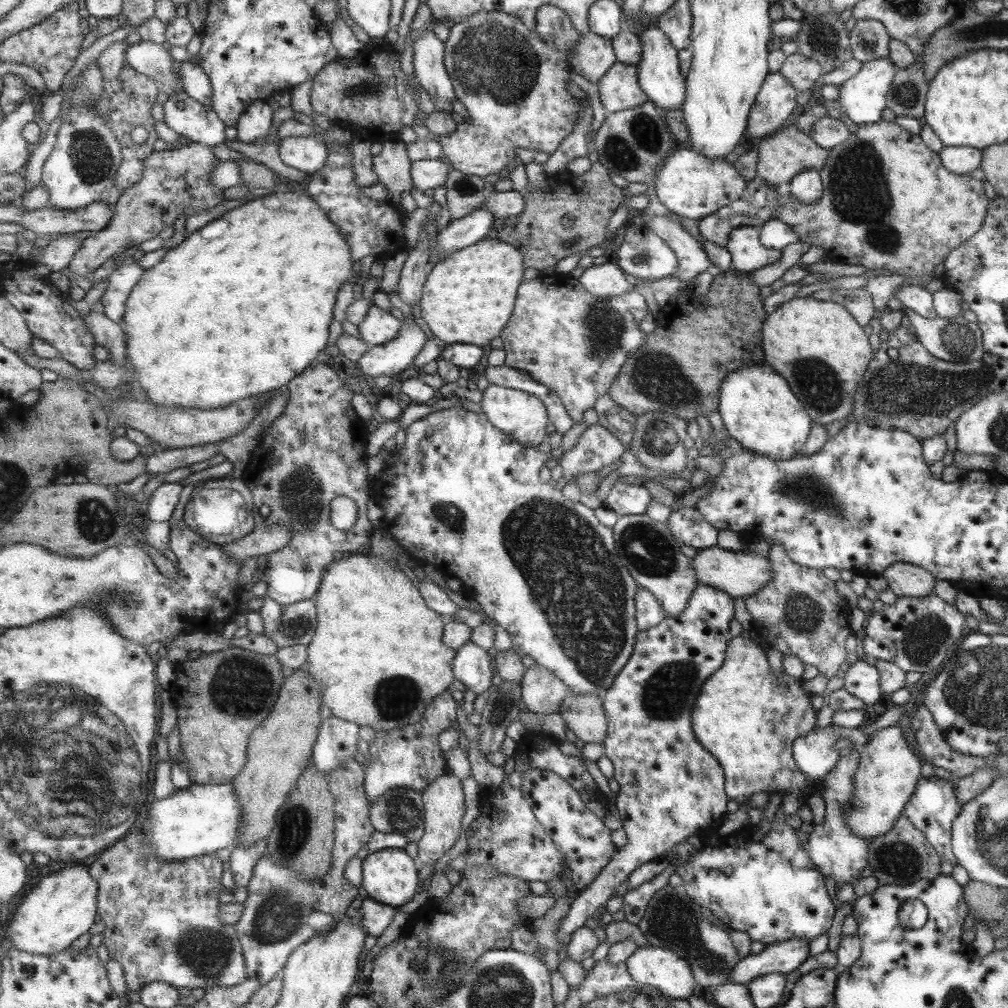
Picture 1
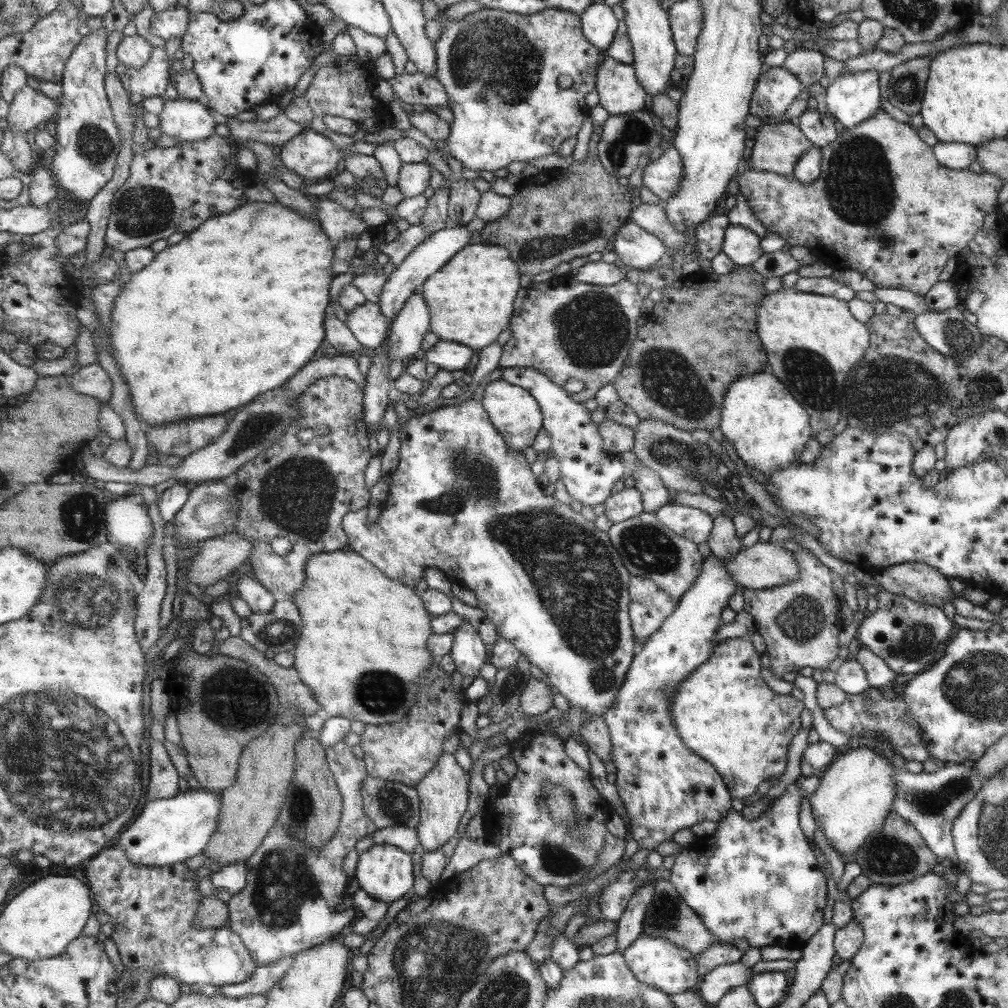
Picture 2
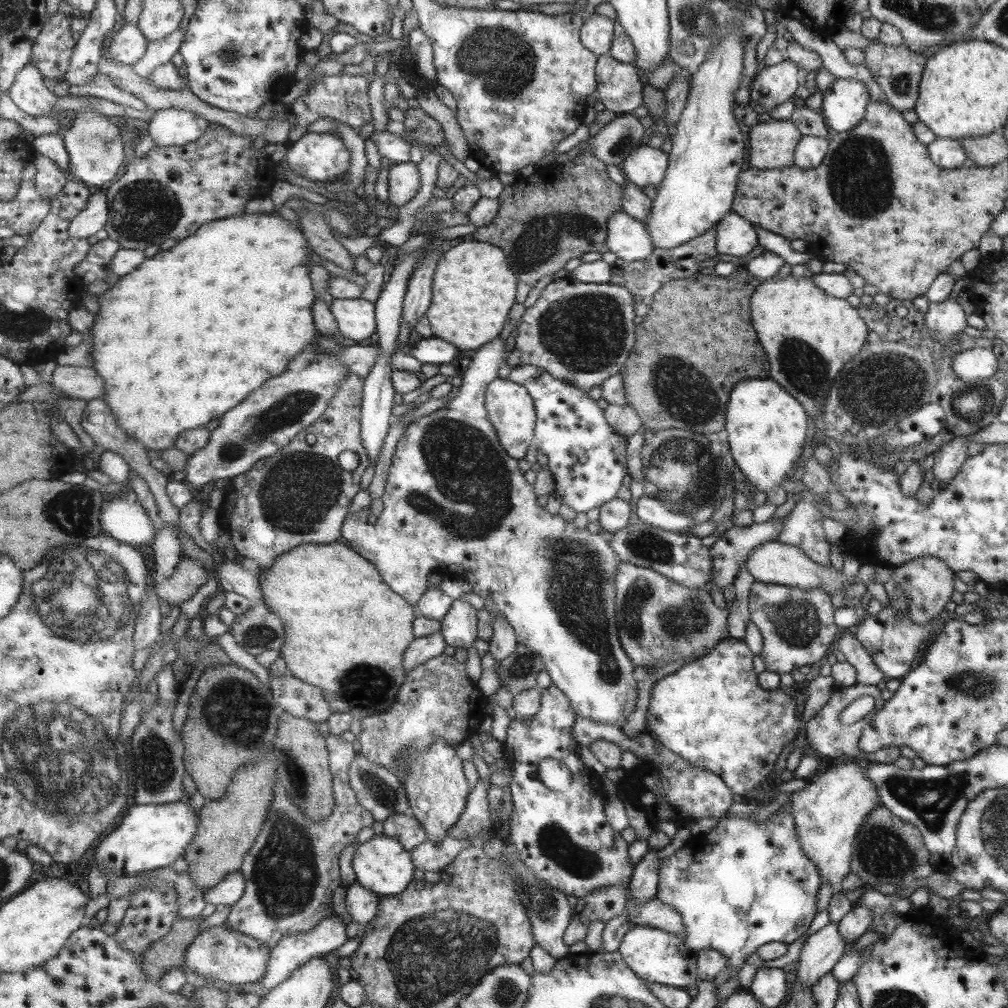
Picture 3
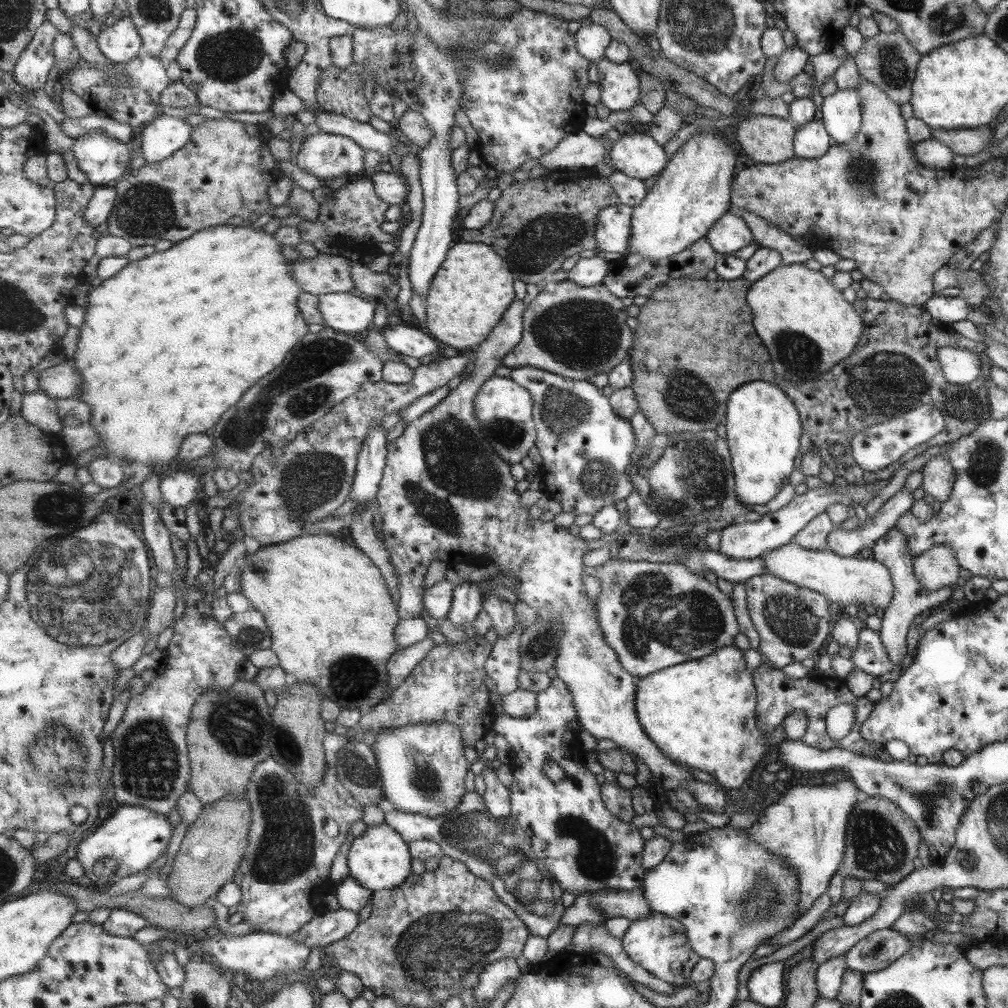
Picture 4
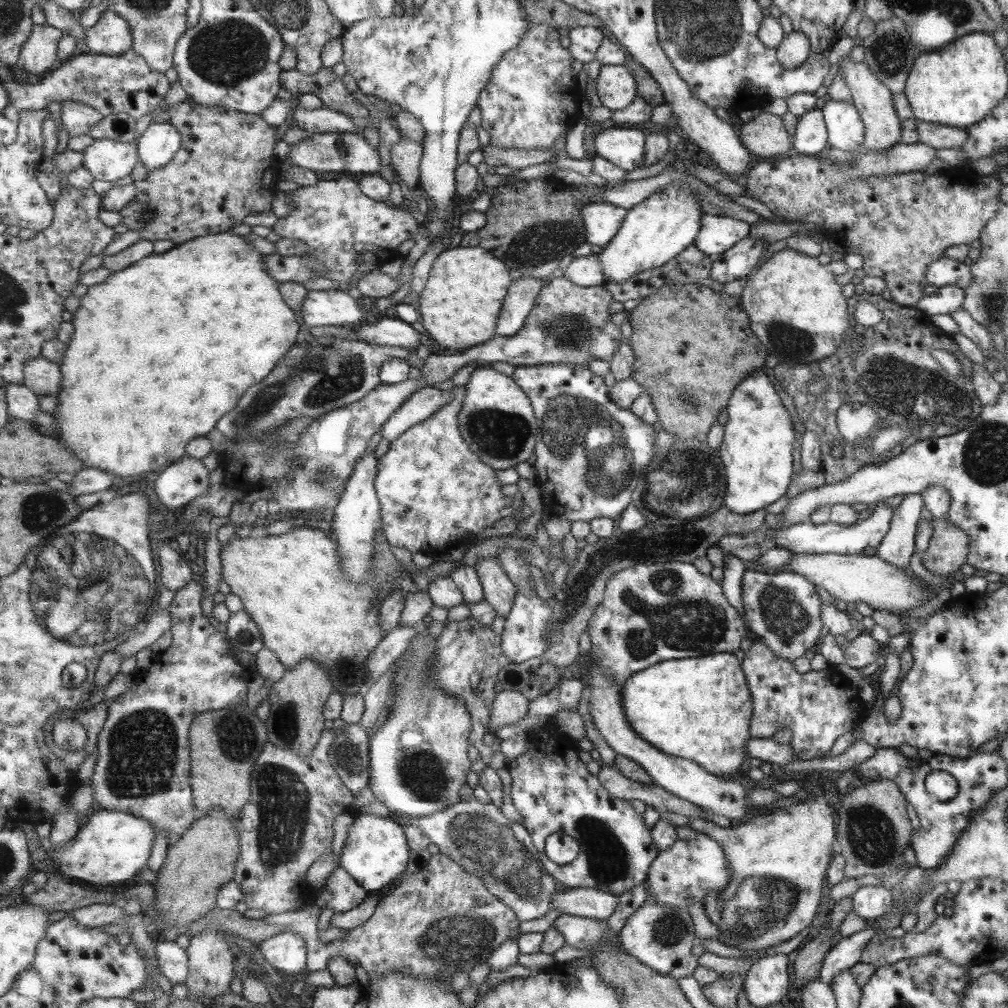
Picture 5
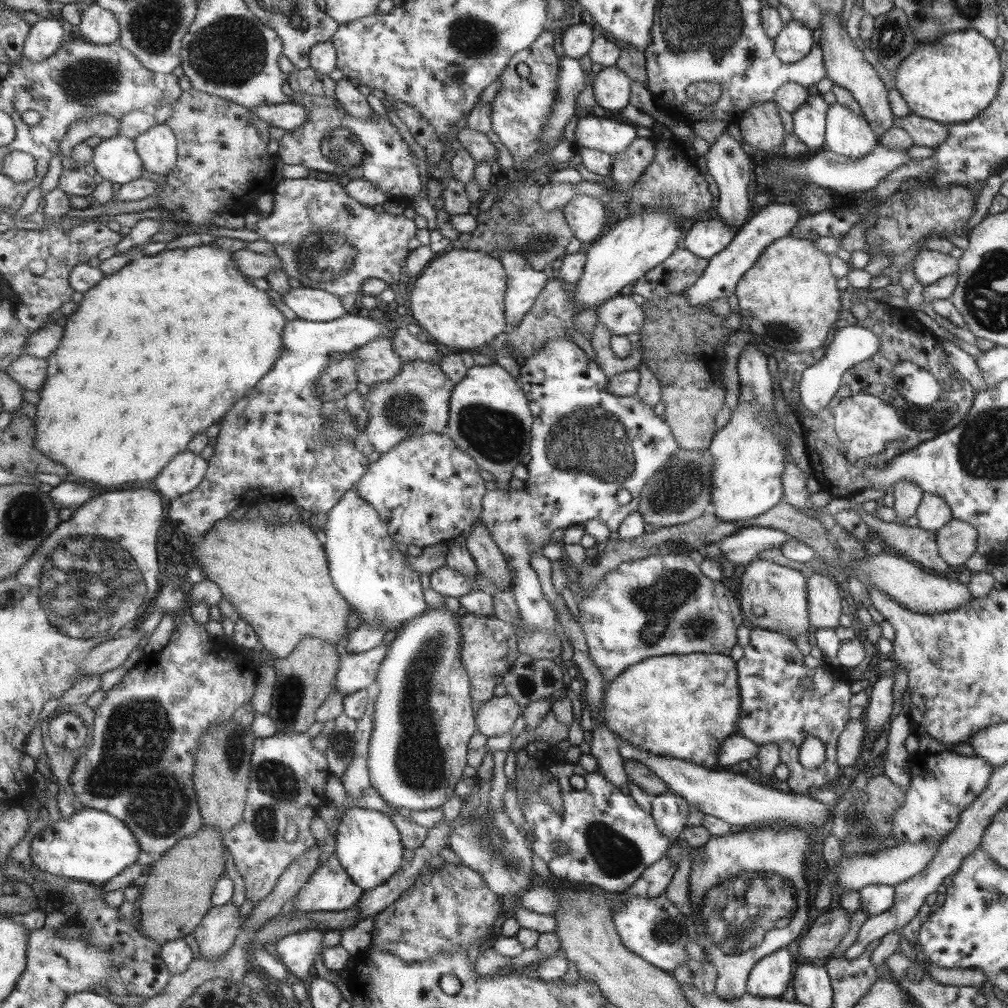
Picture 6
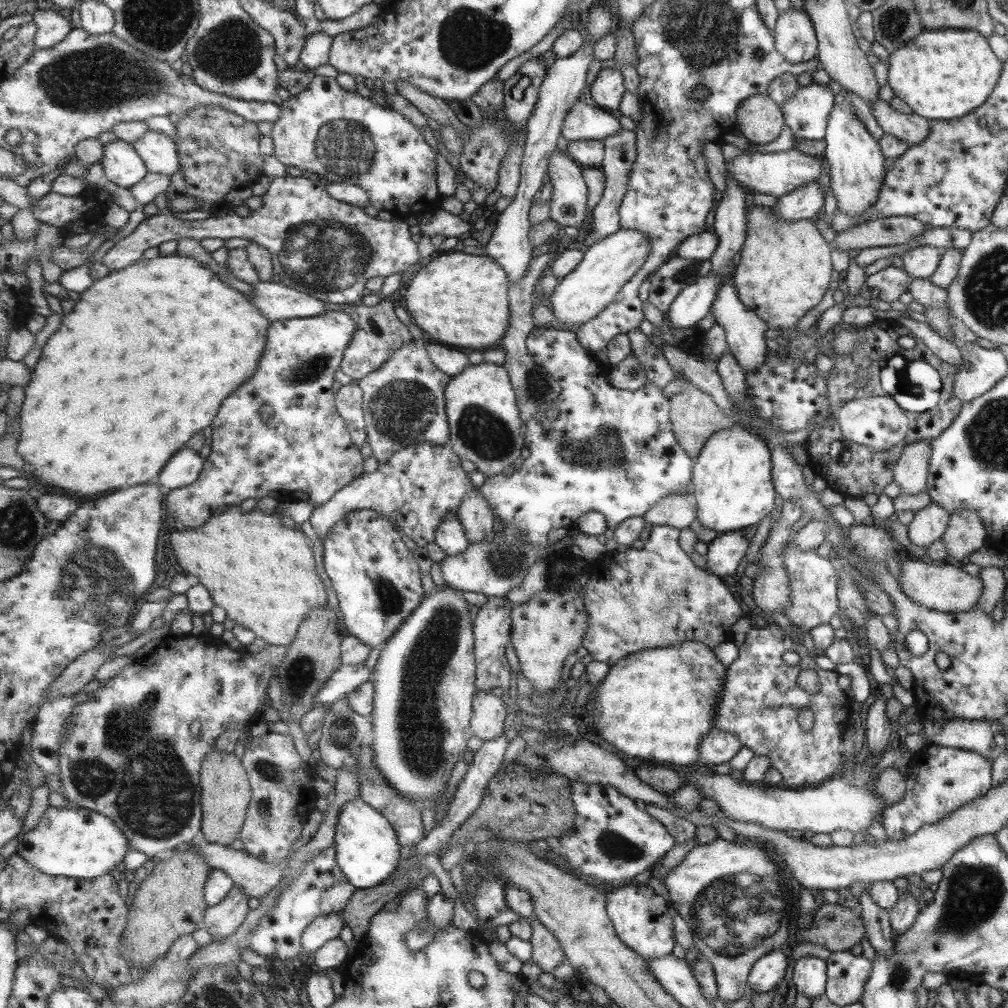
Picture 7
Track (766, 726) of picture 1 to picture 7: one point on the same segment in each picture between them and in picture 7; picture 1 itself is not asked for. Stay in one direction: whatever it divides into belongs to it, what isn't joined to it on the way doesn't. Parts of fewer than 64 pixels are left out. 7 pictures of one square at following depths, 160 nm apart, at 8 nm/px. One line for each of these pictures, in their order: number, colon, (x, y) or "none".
2: (723, 712)
3: (710, 712)
4: (699, 713)
5: (699, 708)
6: (682, 706)
7: (657, 703)

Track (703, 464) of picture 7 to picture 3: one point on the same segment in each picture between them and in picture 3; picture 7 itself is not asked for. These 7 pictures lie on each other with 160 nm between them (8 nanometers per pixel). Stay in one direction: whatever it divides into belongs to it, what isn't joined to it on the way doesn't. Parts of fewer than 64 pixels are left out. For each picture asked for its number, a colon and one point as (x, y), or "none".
3: (765, 427)
4: (762, 426)
5: (755, 451)
6: (748, 460)

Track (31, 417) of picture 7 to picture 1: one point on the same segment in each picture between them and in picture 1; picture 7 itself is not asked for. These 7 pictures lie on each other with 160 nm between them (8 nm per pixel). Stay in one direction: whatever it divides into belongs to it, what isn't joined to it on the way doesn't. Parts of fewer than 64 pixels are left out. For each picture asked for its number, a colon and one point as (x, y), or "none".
1: (248, 313)
2: (215, 321)
3: (185, 338)
4: (169, 345)
5: (161, 351)
6: (124, 396)

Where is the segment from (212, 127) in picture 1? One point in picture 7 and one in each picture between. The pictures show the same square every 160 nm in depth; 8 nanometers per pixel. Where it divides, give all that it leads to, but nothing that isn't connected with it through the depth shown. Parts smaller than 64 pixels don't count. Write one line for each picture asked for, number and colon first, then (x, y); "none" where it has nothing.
2: (185, 120)
3: (169, 127)
4: (163, 137)
5: (159, 144)
6: (158, 147)
7: (160, 152)

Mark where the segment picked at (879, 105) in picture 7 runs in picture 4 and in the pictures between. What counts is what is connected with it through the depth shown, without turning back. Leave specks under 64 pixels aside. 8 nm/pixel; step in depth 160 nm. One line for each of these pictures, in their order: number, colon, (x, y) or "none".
4: (967, 141)
5: (936, 136)
6: (923, 132)

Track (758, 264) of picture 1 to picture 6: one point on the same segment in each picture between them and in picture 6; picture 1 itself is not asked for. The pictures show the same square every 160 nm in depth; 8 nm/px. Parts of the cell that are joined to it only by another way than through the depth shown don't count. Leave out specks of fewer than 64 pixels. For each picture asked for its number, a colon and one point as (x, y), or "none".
2: (740, 245)
3: (734, 237)
4: (729, 233)
5: (717, 233)
6: (708, 236)

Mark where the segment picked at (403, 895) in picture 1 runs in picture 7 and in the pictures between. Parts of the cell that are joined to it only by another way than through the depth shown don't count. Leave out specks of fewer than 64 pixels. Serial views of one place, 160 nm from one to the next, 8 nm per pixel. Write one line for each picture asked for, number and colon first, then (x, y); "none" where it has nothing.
2: (386, 872)
3: (383, 865)
4: (380, 859)
5: (376, 852)
6: (369, 844)
7: (368, 847)

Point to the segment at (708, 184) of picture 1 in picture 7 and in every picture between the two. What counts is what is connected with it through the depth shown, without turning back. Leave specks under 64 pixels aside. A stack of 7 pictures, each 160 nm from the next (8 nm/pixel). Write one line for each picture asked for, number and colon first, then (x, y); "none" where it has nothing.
2: (661, 176)
3: (645, 166)
4: (638, 155)
5: (624, 146)
6: (612, 136)
7: (583, 121)

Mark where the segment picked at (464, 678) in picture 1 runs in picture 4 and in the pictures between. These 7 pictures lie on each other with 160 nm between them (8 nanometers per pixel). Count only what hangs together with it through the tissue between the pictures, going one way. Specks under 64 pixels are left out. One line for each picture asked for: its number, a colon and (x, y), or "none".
2: (469, 652)
3: (460, 628)
4: (468, 602)

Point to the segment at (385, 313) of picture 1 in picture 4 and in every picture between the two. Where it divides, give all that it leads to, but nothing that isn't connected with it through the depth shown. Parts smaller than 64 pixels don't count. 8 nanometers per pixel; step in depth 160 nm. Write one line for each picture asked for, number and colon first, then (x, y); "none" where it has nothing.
2: (369, 325)
3: (356, 318)
4: (343, 311)

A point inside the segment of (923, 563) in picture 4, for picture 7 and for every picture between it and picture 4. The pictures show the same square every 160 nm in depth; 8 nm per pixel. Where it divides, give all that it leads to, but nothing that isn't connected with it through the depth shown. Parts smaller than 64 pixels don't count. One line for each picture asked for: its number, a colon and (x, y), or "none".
5: (948, 548)
6: (957, 541)
7: (965, 534)

